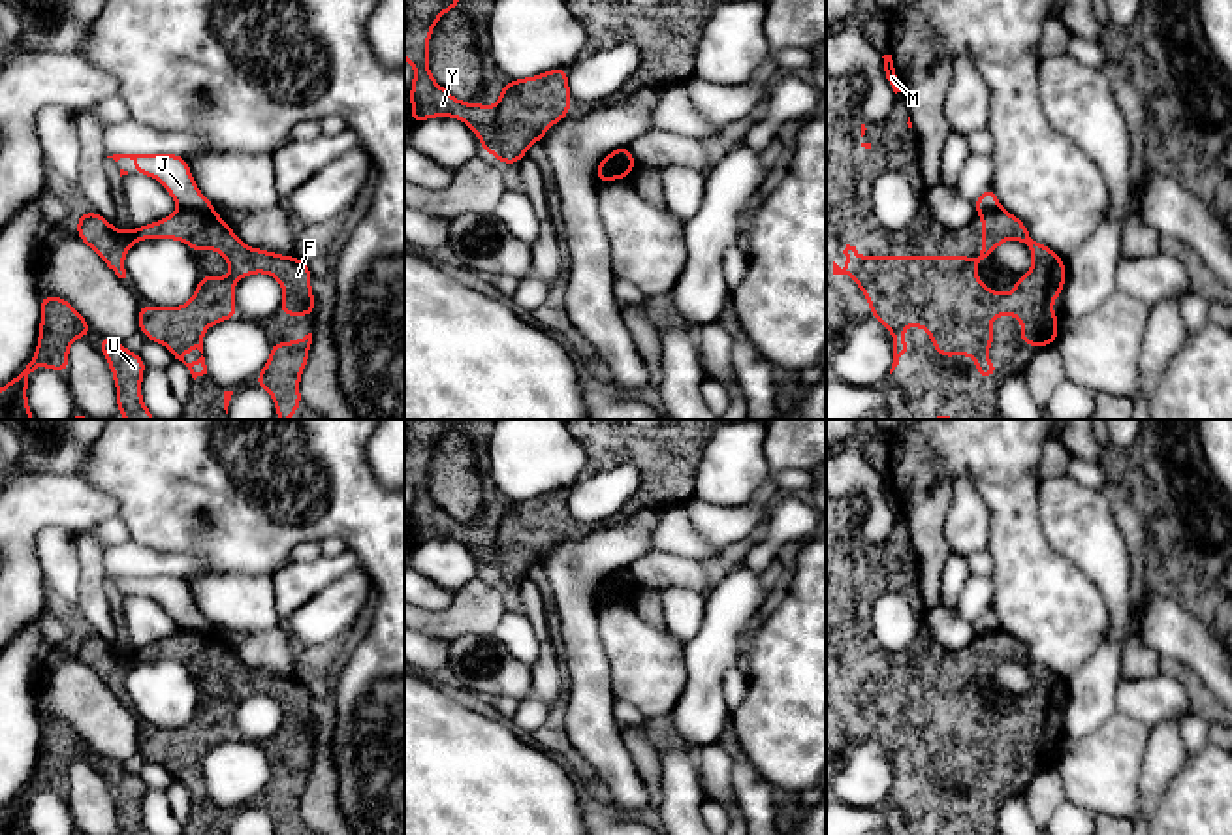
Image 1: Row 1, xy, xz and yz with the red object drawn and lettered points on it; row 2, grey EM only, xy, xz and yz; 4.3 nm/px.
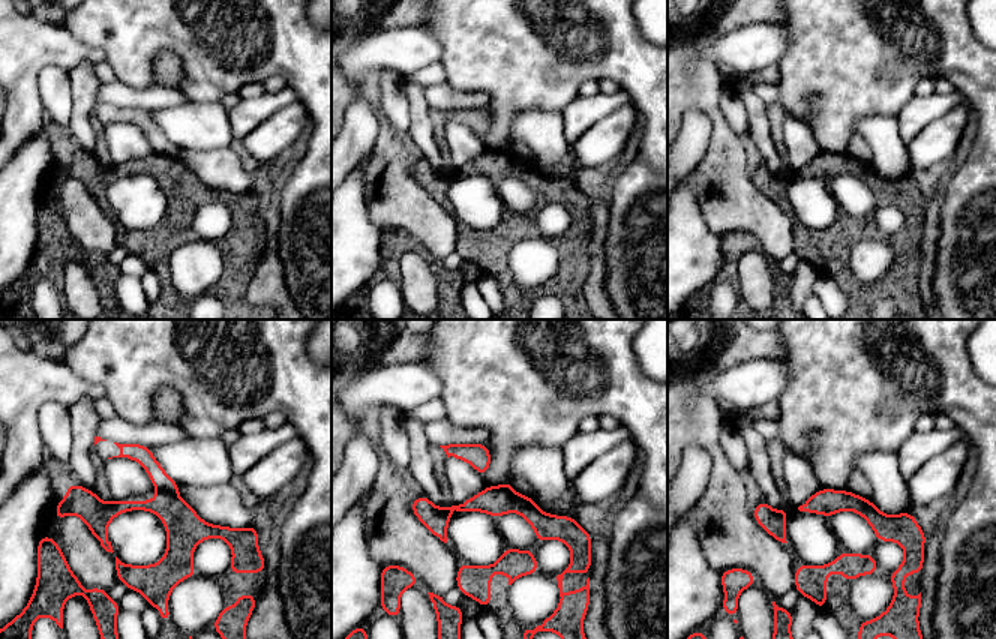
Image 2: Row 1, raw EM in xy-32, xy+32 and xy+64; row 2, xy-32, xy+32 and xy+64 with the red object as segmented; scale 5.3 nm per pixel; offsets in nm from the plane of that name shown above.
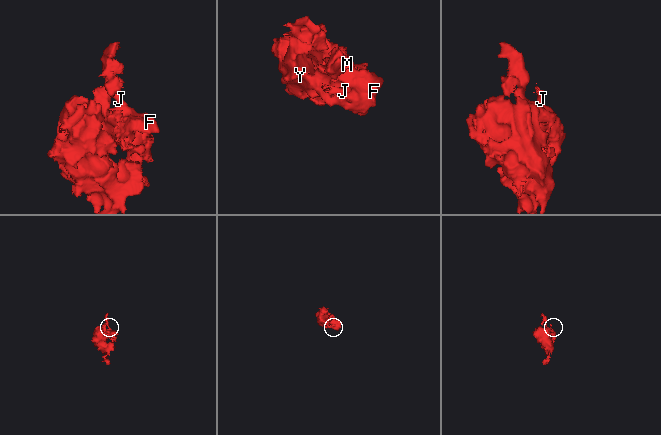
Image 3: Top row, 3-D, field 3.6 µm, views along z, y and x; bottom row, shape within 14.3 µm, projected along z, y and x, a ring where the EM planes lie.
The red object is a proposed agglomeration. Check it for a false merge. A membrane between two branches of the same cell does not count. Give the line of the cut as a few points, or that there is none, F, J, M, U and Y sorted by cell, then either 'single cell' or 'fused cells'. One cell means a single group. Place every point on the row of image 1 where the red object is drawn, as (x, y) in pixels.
cut xy (179, 207), (213, 213); groups F M U Y / J; fused cells

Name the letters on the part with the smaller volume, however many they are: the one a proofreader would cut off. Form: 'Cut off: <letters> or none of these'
Cut off: J

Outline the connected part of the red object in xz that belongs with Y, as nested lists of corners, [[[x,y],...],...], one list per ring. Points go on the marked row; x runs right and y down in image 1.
[[[404,0],[404,58],[414,64],[412,124],[431,117],[466,122],[498,164],[519,164],[551,124],[570,115],[568,68],[504,83],[495,107],[455,100],[429,73],[429,38],[436,21],[461,0]]]

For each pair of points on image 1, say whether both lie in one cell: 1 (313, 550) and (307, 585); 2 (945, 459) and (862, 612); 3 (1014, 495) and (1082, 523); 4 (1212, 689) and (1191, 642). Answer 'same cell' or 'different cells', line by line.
1: different cells
2: different cells
3: different cells
4: same cell

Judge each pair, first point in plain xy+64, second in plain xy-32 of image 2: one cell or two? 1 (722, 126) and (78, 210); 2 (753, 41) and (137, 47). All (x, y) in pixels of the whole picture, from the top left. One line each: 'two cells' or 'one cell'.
1: one cell
2: two cells

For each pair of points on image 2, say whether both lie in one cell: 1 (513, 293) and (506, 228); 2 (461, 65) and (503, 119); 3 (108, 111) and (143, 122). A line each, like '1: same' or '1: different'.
1: same
2: same
3: same

